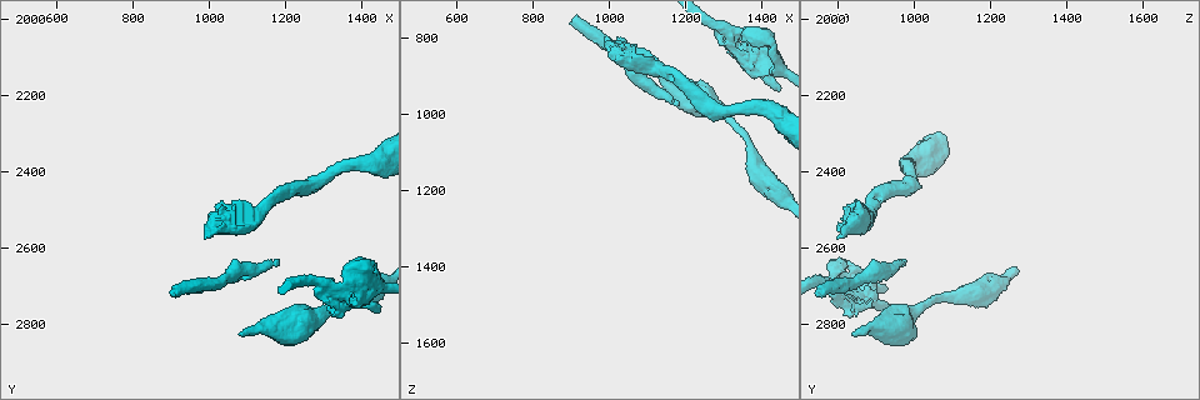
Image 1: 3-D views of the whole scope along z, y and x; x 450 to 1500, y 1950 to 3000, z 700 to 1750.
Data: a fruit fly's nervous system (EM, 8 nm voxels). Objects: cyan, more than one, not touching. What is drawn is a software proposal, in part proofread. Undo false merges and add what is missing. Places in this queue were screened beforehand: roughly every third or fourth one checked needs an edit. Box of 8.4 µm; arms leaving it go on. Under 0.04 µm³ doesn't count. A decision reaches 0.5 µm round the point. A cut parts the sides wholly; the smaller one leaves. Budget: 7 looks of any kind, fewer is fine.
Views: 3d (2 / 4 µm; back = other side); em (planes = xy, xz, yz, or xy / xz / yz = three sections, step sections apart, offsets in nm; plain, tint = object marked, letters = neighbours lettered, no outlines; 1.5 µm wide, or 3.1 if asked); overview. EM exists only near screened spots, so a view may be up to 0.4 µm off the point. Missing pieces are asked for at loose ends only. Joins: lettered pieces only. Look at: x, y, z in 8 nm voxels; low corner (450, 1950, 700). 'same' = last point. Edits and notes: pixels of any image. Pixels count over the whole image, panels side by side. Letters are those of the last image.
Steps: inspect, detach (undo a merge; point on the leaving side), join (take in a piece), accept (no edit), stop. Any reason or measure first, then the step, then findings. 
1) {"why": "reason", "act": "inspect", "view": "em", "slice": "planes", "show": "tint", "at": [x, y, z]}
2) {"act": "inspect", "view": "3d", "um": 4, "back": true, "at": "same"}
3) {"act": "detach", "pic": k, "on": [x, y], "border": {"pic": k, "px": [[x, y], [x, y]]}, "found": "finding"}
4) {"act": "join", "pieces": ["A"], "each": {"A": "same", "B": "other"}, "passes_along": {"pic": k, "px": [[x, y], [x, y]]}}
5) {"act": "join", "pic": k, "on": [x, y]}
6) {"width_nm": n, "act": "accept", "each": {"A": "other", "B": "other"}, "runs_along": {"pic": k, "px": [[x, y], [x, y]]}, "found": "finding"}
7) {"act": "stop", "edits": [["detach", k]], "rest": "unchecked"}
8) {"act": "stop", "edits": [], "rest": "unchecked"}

{"why": "thick turns thin", "act": "inspect", "view": "em", "slice": "planes", "show": "letters", "at": [1415, 2375, 980]}

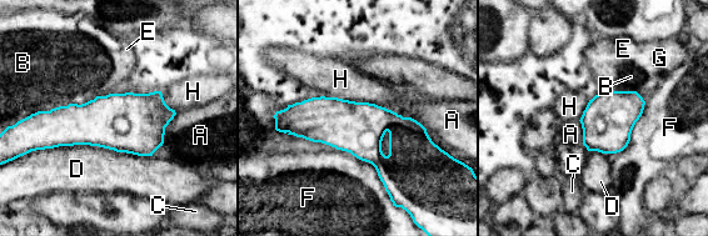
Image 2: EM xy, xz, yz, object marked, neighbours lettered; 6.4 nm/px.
{"width_nm": 320, "act": "accept", "each": {"A": "other", "B": "other", "C": "other", "D": "other", "E": "other", "F": "other", "G": "other", "H": "other"}, "border": {"pic": 2, "px": [[335, 96], [390, 110]]}, "found": "continuous, no second neuron"}

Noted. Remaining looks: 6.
{"why": "sudden change in width", "act": "inspect", "view": "3d", "um": 2, "at": [1395, 2725, 1160]}

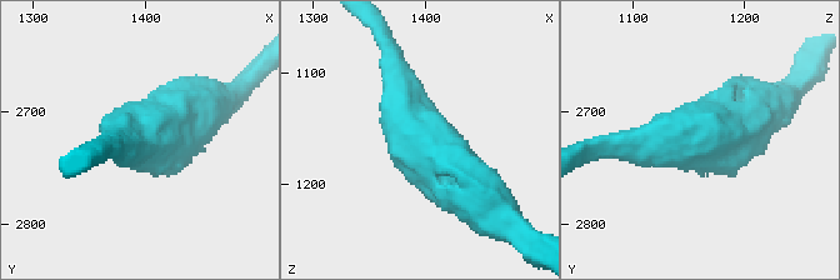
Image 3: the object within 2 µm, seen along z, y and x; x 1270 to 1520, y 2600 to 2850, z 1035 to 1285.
{"act": "inspect", "view": "em", "slice": "planes", "show": "letters", "at": [1402, 2720, 1164]}

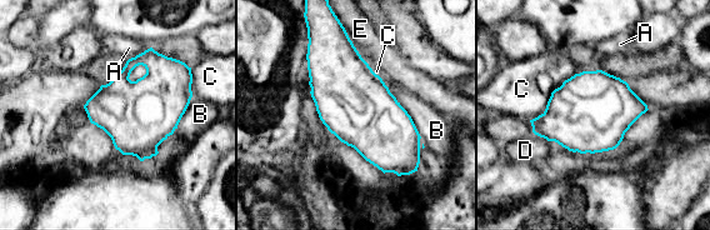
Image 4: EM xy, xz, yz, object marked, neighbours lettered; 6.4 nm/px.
{"act": "accept", "each": {"A": "other", "B": "other", "C": "other", "D": "other", "E": "other"}, "border": {"pic": 4, "px": [[575, 74], [529, 120]]}, "found": "all the same neuron"}

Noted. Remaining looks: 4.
{"why": "free end", "act": "inspect", "view": "3d", "um": 2, "at": [1185, 2635, 970]}

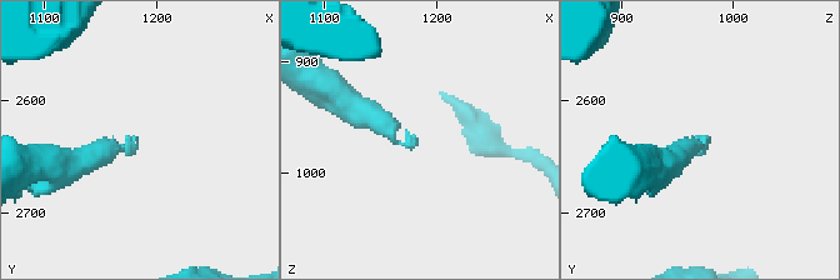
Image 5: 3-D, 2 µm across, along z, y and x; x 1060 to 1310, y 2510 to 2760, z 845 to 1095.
{"act": "inspect", "view": "em", "slice": "planes", "show": "tint", "at": [1186, 2636, 974]}

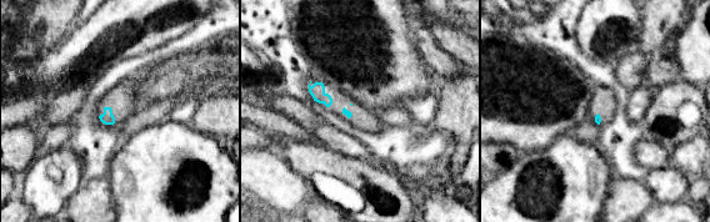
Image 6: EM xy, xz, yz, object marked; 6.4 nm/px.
{"act": "inspect", "view": "em", "slice": "planes", "show": "letters", "at": "same"}

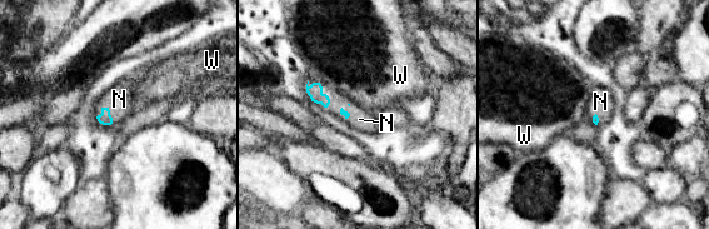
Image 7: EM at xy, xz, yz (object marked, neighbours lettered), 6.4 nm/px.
{"act": "join", "pieces": ["N"], "each": {"N": "same", "W": "other"}, "passes_along": {"pic": 7, "px": [[315, 90], [328, 96], [359, 119]]}, "found": "the neuron continues"}

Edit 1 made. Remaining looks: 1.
{"act": "stop", "edits": [["join", 7]], "rest": "unchecked"}

